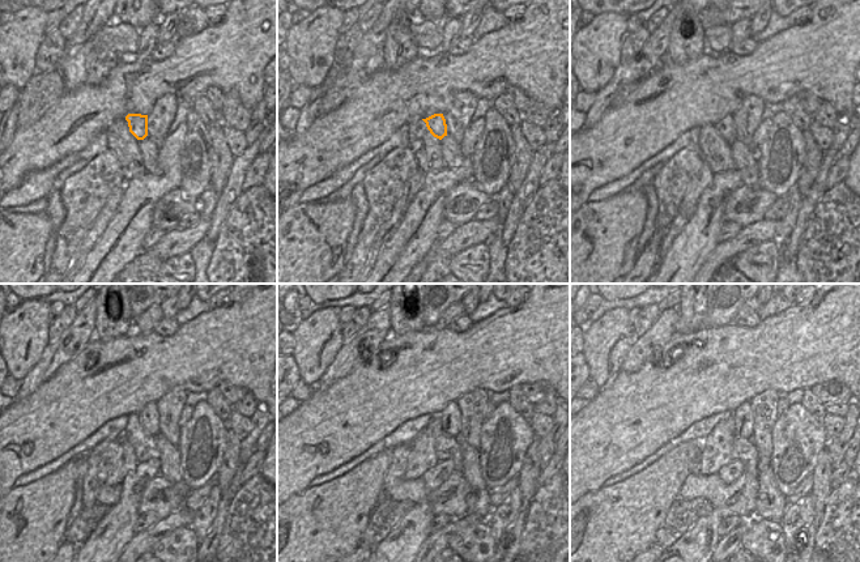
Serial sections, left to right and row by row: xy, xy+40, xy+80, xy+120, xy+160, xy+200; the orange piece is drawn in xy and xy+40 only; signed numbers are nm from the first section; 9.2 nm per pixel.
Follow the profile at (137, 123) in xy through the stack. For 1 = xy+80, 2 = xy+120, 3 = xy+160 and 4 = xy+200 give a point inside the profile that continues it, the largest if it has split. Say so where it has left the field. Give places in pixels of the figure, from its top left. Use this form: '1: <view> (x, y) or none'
1: xy+80 (726, 128)
2: xy+120 (147, 424)
3: xy+160 (447, 425)
4: xy+200 (744, 416)

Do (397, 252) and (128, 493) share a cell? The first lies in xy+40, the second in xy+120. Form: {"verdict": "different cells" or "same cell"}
{"verdict": "same cell"}

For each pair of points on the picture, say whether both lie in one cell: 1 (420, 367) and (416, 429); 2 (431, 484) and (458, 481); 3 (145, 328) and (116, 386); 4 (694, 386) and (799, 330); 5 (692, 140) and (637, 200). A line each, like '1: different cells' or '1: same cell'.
1: different cells
2: different cells
3: different cells
4: same cell
5: different cells

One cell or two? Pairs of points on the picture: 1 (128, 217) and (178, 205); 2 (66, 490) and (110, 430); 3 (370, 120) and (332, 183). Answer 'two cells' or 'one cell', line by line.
1: two cells
2: two cells
3: two cells

